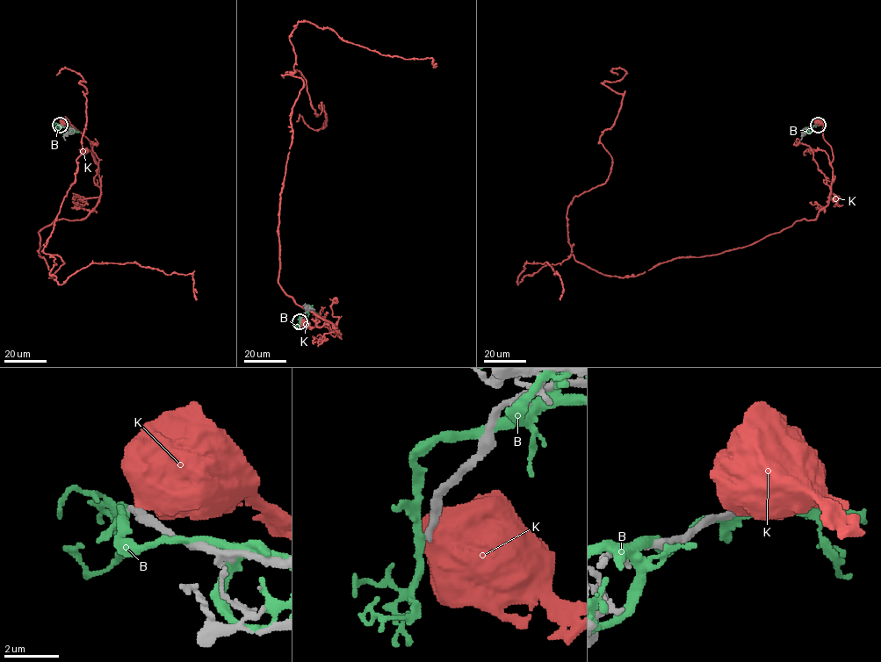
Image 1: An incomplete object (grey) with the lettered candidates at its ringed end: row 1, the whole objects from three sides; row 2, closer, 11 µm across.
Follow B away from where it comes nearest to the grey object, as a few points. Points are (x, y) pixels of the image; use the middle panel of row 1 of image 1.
B: (299, 321), (299, 315), (306, 313), (308, 305), (303, 306), (304, 308)

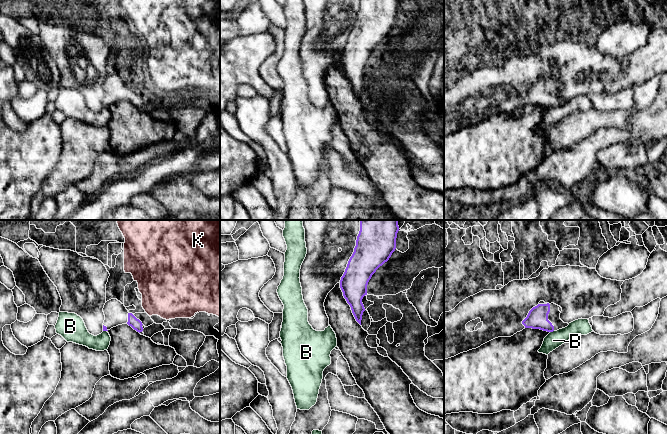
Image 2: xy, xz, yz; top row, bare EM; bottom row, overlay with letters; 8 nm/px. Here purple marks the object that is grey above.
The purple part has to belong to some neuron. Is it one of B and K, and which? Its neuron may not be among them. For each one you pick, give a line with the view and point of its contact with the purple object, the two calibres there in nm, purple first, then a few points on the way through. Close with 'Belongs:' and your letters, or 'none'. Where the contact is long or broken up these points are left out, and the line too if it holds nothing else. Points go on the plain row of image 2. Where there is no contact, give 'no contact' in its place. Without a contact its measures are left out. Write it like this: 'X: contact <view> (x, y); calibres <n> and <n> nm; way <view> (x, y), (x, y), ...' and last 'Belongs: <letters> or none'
Belongs: none

